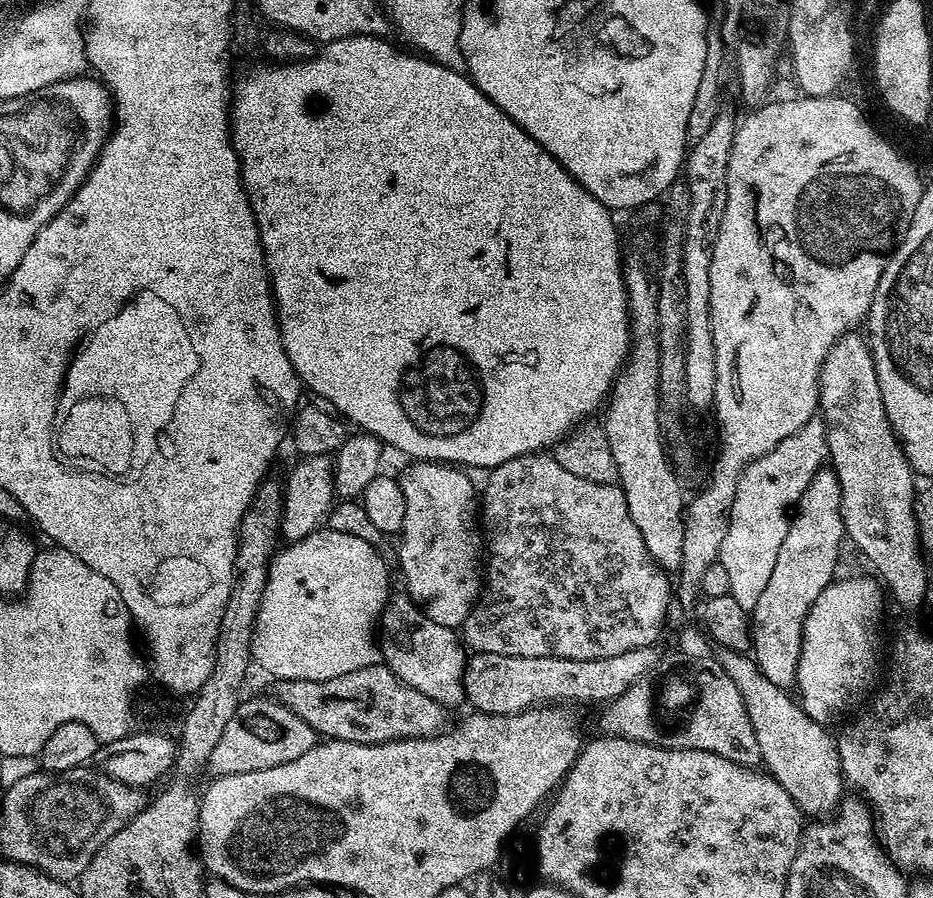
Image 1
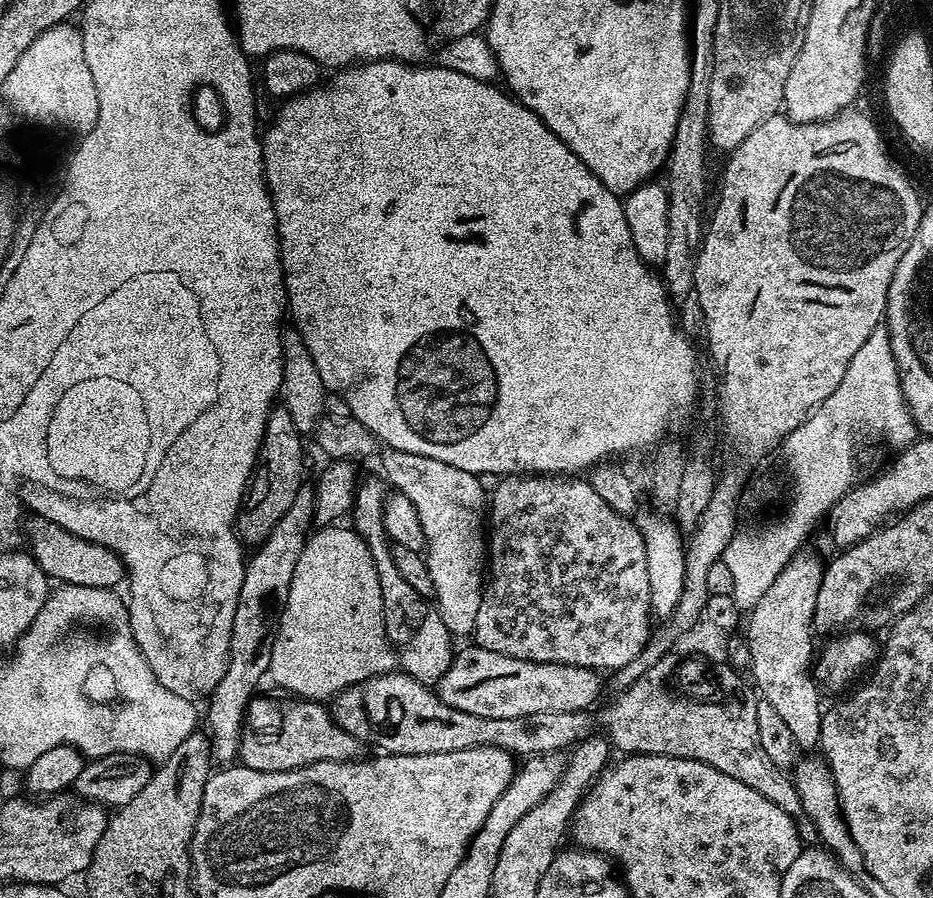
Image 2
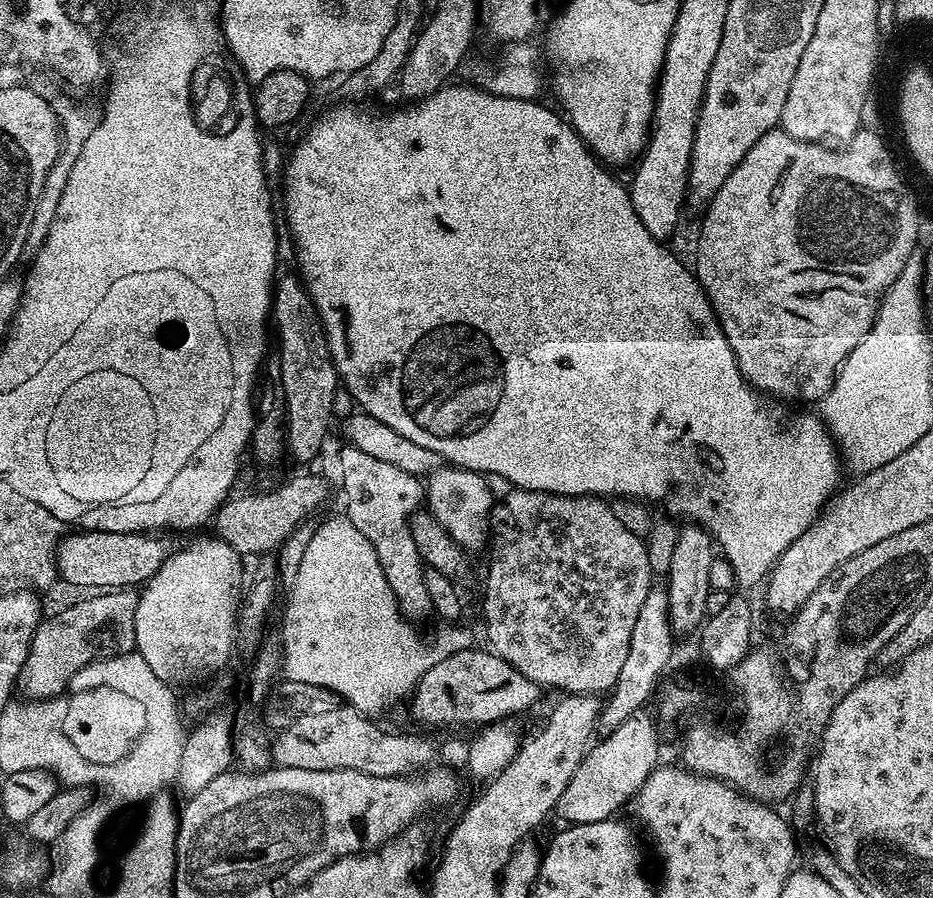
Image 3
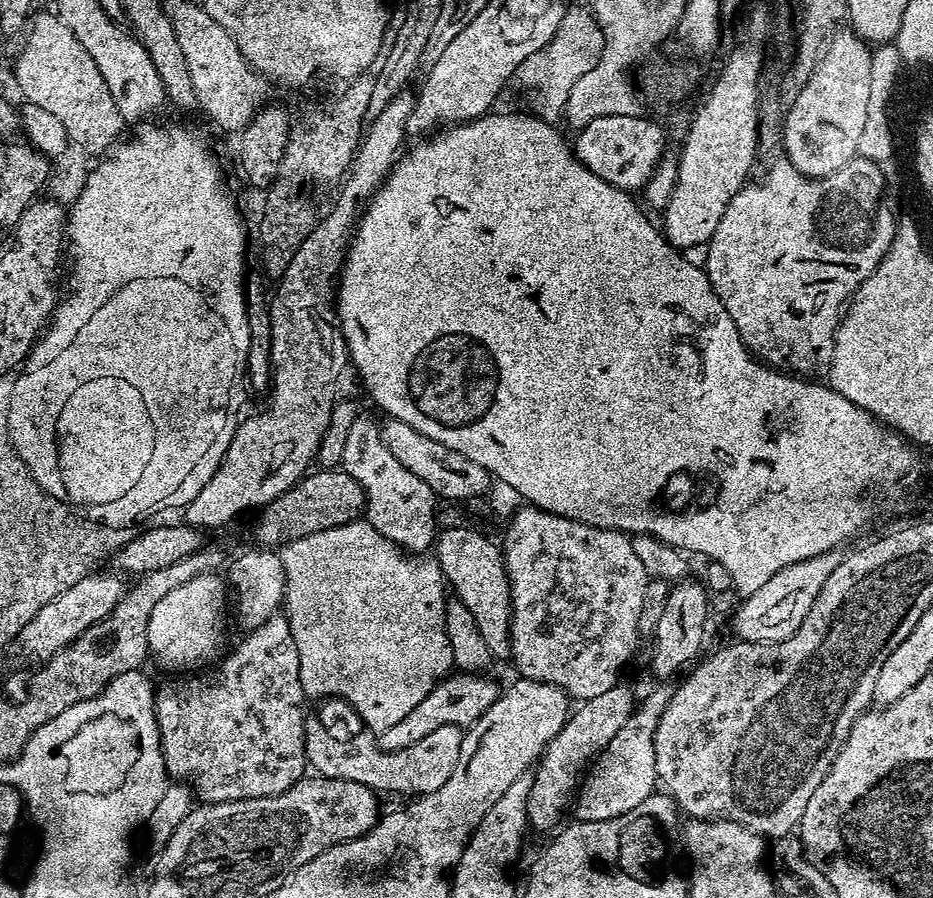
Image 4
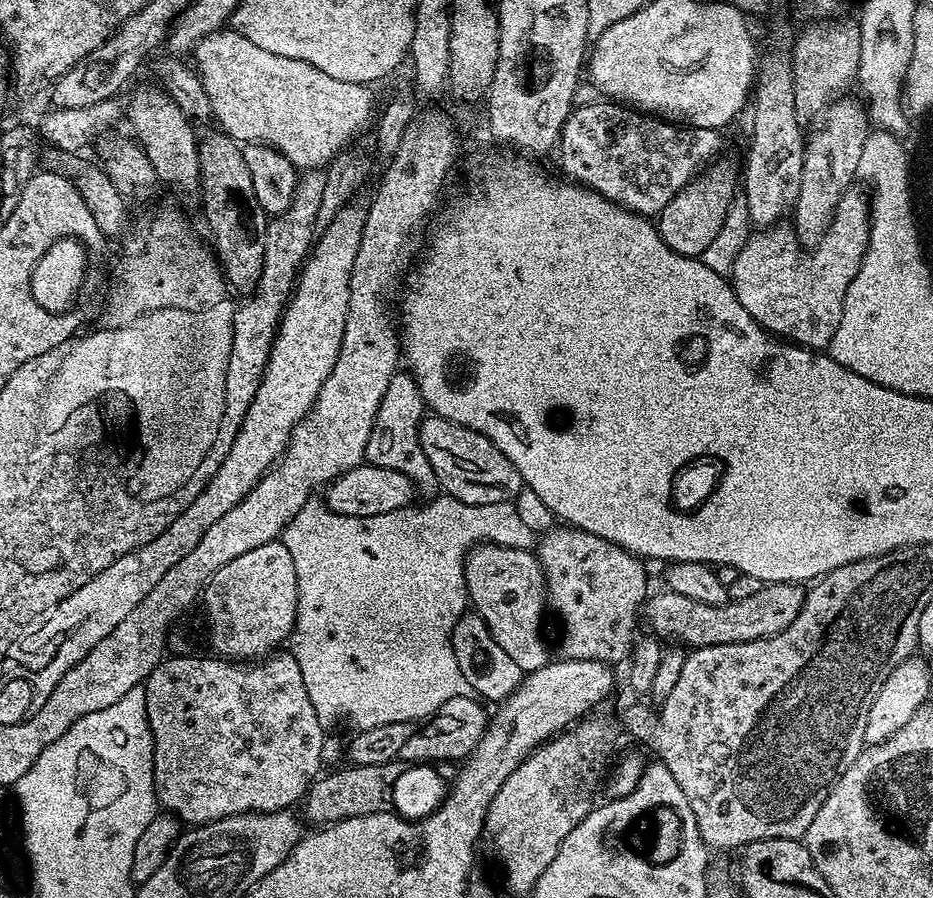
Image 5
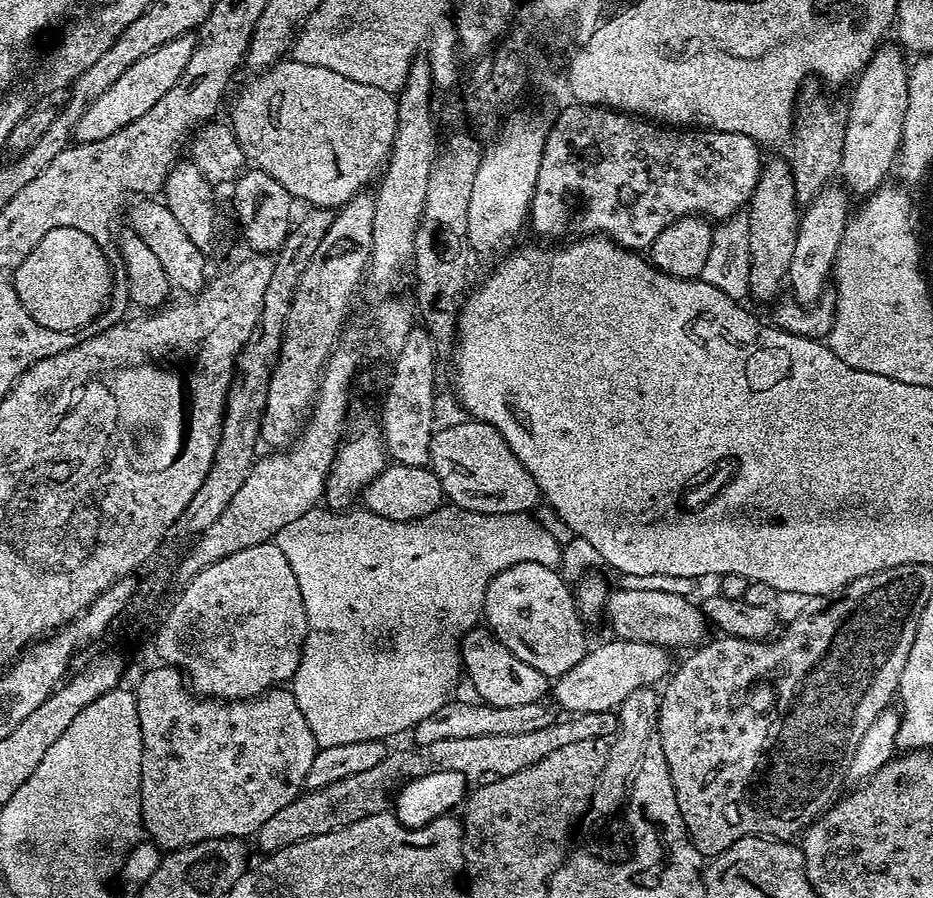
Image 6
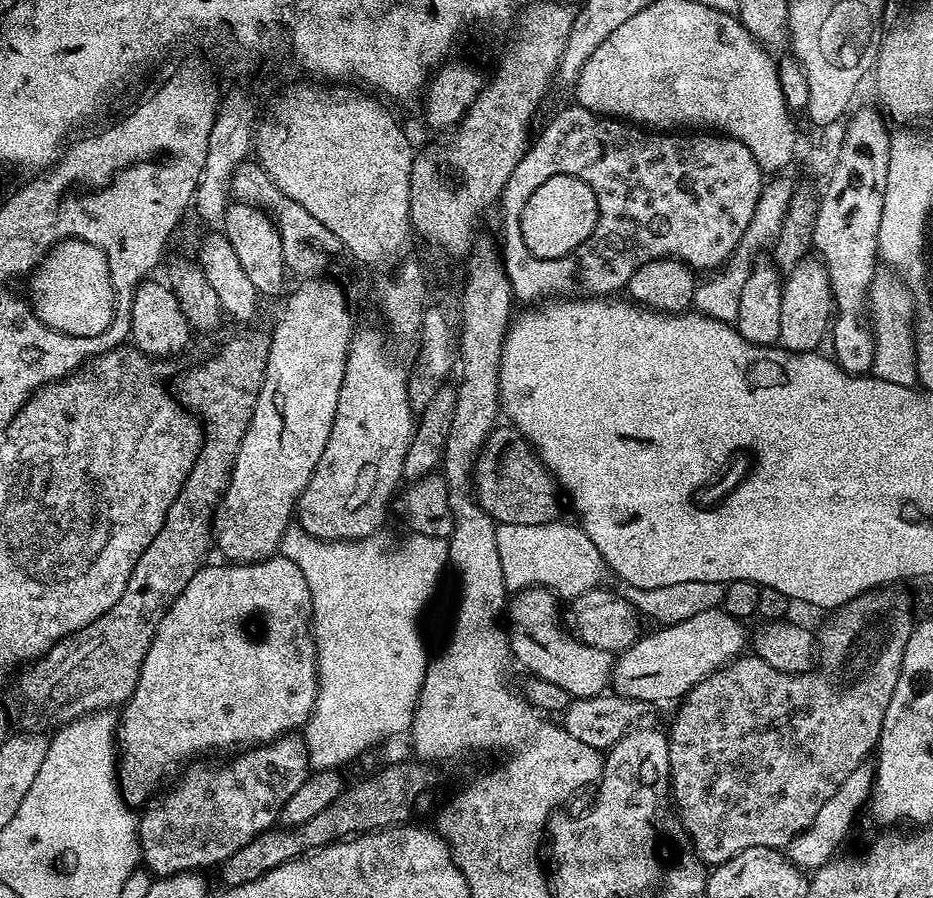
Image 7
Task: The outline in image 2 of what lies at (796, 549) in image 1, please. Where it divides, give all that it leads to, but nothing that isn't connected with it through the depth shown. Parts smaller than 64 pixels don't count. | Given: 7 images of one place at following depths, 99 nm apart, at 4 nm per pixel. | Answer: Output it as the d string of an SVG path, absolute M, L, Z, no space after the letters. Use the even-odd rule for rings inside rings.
M808 551L796 553L795 558L775 578L774 584L749 611L746 618L748 628L744 637L751 654L750 671L752 670L753 685L757 693L774 710L793 740L802 749L808 750L804 752L813 751L819 745L824 713L824 706L820 704L819 687L812 675L816 648L812 642L812 624L824 564Z

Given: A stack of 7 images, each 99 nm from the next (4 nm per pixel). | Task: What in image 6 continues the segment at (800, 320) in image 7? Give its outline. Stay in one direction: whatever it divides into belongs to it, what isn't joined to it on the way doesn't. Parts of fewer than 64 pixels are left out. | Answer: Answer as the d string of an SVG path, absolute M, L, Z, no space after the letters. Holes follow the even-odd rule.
M827 186L806 205L808 213L805 211L799 217L797 242L786 279L787 287L792 287L791 299L795 303L811 306L825 295L824 287L827 284L829 287L830 277L836 266L836 255L844 237L844 228L850 219L848 199L849 193L843 187Z

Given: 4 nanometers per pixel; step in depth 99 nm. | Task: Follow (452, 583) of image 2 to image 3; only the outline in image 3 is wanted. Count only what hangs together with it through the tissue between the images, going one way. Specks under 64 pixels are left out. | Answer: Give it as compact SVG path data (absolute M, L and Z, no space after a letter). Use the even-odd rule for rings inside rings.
M442 466L427 477L425 499L427 509L460 548L471 552L487 547L491 539L492 509L496 500L485 475L455 466Z

